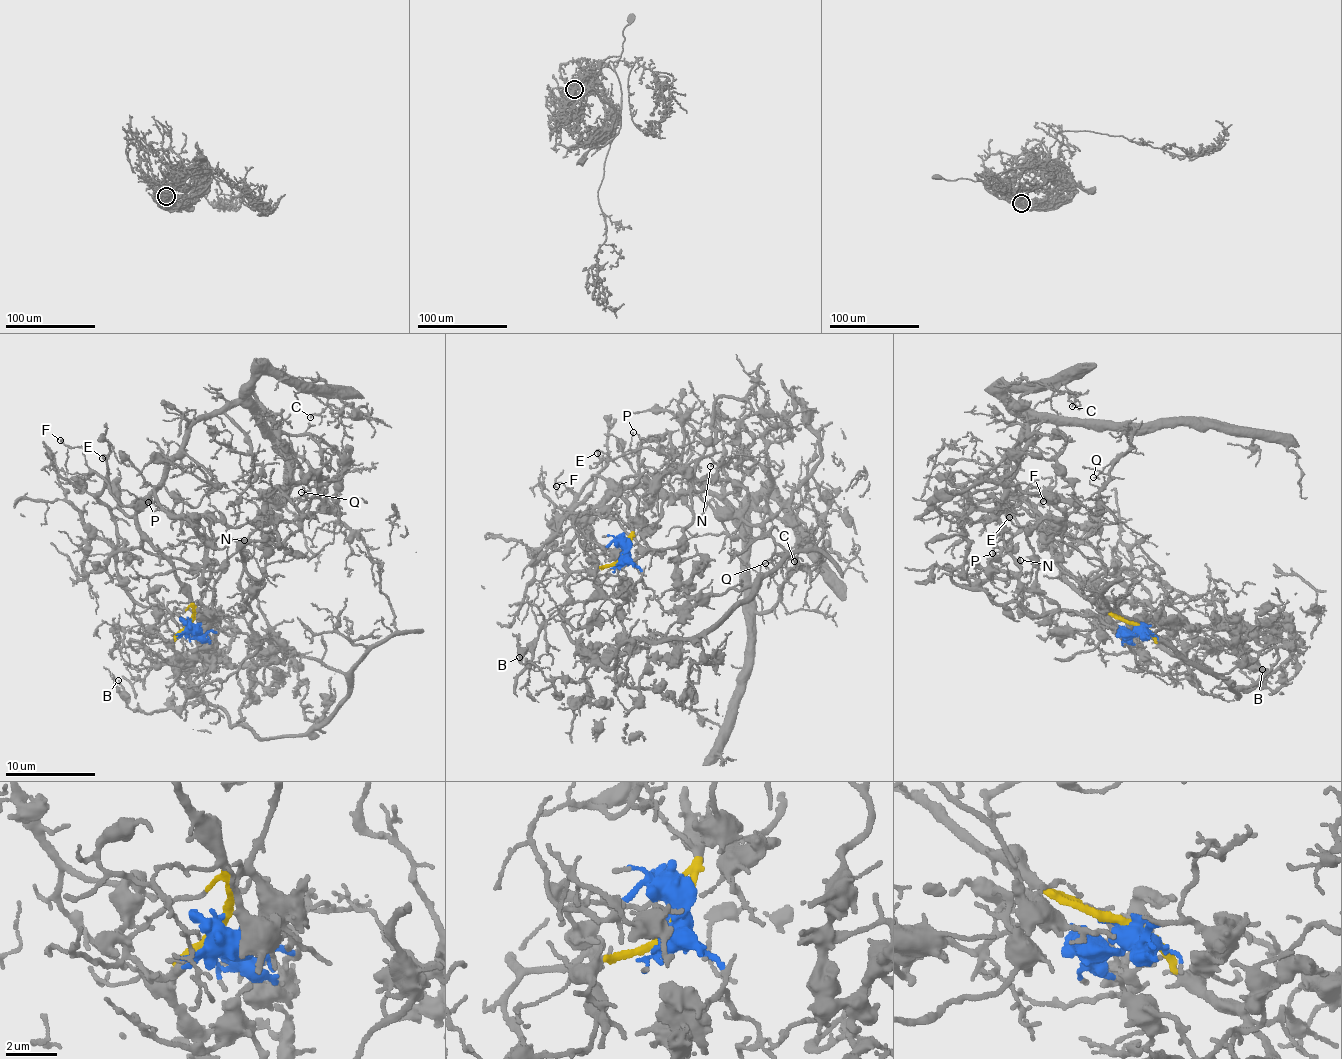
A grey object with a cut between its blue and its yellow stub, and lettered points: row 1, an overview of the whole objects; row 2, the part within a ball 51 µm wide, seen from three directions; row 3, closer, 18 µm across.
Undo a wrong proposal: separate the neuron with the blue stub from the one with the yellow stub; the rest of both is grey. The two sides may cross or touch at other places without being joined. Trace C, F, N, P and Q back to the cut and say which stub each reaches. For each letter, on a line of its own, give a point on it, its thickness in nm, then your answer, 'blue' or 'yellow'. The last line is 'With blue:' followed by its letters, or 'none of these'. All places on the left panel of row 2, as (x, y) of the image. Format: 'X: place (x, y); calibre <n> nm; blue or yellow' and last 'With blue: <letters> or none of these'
C: place (310, 417); calibre 100 nm; yellow
F: place (60, 440); calibre 90 nm; yellow
N: place (244, 540); calibre 120 nm; yellow
P: place (148, 502); calibre 100 nm; yellow
Q: place (301, 492); calibre 110 nm; yellow
With blue: none of these

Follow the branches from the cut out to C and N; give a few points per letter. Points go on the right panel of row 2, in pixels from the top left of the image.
C: (1135, 625), (1065, 578), (1037, 515), (1008, 488), (1026, 421), (1006, 392), (1055, 380), (1072, 407)
N: (1135, 625), (1065, 578), (1037, 515), (1008, 488), (1021, 411), (1028, 436), (997, 510), (1009, 554), (1021, 559)

